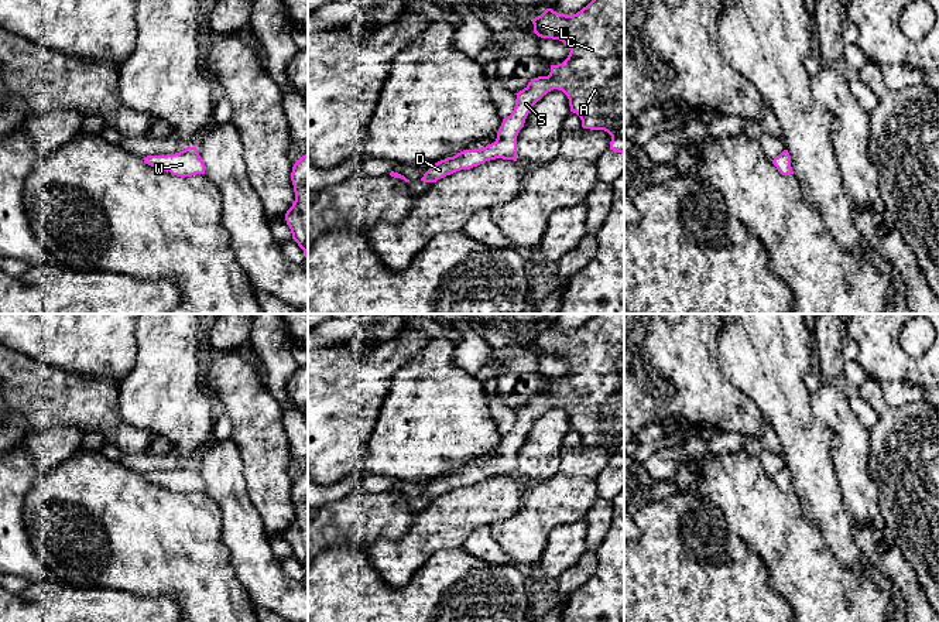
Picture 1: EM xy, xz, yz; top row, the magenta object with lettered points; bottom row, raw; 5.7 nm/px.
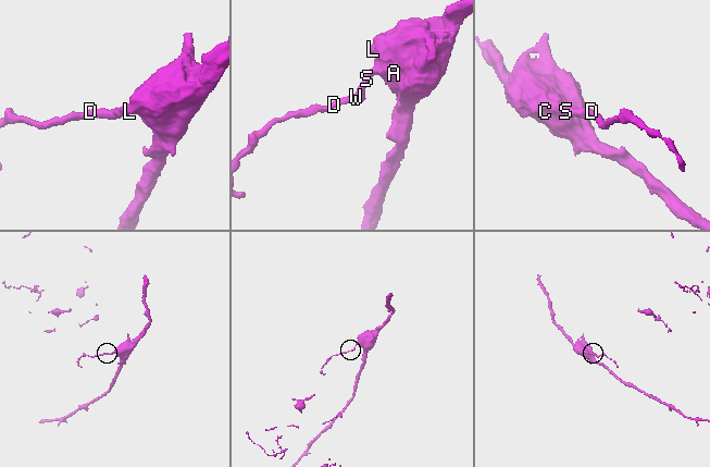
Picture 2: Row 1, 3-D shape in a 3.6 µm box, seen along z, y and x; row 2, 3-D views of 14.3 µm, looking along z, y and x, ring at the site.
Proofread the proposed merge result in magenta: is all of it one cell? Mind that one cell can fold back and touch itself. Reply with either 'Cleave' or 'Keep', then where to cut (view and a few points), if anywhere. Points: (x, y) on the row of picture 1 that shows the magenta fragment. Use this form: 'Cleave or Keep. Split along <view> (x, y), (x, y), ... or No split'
Keep. No split

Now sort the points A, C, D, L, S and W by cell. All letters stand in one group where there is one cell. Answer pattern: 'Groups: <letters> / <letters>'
Groups: A C D L S W

